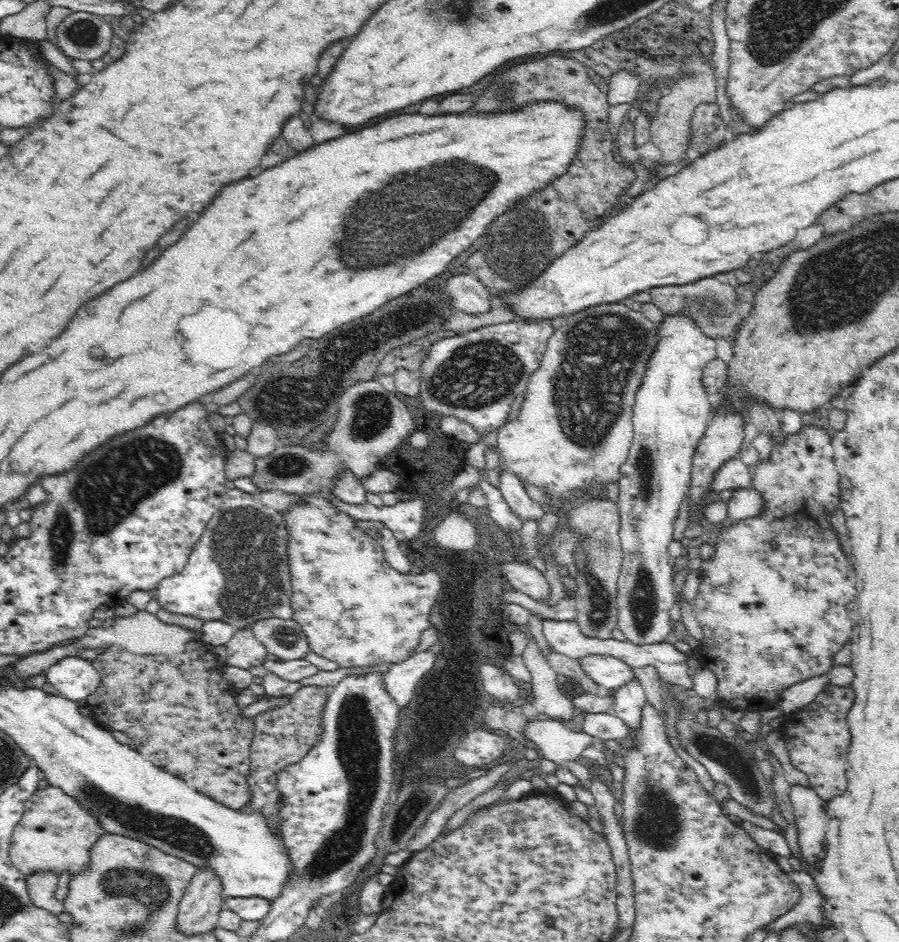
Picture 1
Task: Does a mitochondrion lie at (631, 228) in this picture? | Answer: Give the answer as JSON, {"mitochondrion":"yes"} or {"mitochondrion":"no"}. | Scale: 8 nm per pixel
{"mitochondrion":"no"}

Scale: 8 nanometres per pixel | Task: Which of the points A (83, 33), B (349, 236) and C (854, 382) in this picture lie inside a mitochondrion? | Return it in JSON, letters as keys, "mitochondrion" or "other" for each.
{"A":"mitochondrion","B":"mitochondrion","C":"other"}

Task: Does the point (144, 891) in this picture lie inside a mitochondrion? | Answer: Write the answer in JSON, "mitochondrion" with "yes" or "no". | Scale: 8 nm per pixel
{"mitochondrion":"yes"}

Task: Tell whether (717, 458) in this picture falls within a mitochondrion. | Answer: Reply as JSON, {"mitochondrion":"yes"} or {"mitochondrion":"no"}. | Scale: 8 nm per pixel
{"mitochondrion":"no"}

